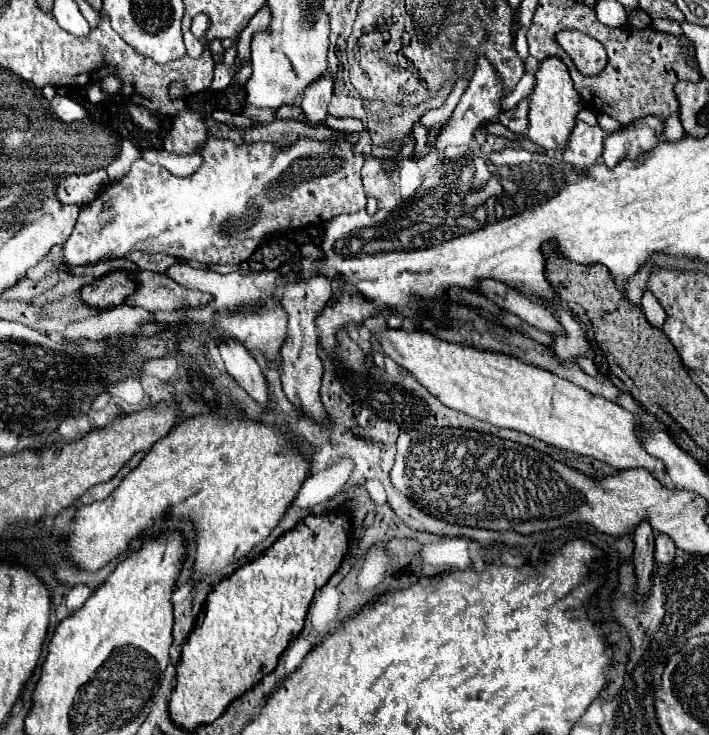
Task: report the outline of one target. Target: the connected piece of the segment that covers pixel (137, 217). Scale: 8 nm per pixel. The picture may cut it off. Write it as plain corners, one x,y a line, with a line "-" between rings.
344,135
322,143
300,139
292,147
278,147
272,143
234,145
232,141
210,137
200,155
204,157
204,163
190,177
176,177
160,165
138,159
126,177
110,183
94,201
80,207
74,233
66,245
62,245
60,257
54,263
56,269
70,271
98,261
126,259
134,251
166,253
182,259
194,259
204,265
238,265
246,261
260,241
272,233
324,224
336,215
356,213
366,207
366,195
360,181
364,157
354,155
354,145
346,143

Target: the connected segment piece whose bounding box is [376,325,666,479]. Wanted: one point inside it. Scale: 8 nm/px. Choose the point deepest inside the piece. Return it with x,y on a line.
500,389

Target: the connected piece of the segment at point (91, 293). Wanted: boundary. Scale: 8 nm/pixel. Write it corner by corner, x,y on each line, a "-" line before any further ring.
114,271
102,279
96,279
92,285
84,285
80,289
80,299
88,307
94,309
110,309
122,305
124,299
136,289
136,283
130,273

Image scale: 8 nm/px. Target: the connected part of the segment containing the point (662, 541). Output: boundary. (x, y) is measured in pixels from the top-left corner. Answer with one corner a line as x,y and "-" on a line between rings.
658,535
656,537
656,549
654,549
654,561
656,565
662,565
662,563
672,563
674,561
674,543
670,537
666,535

